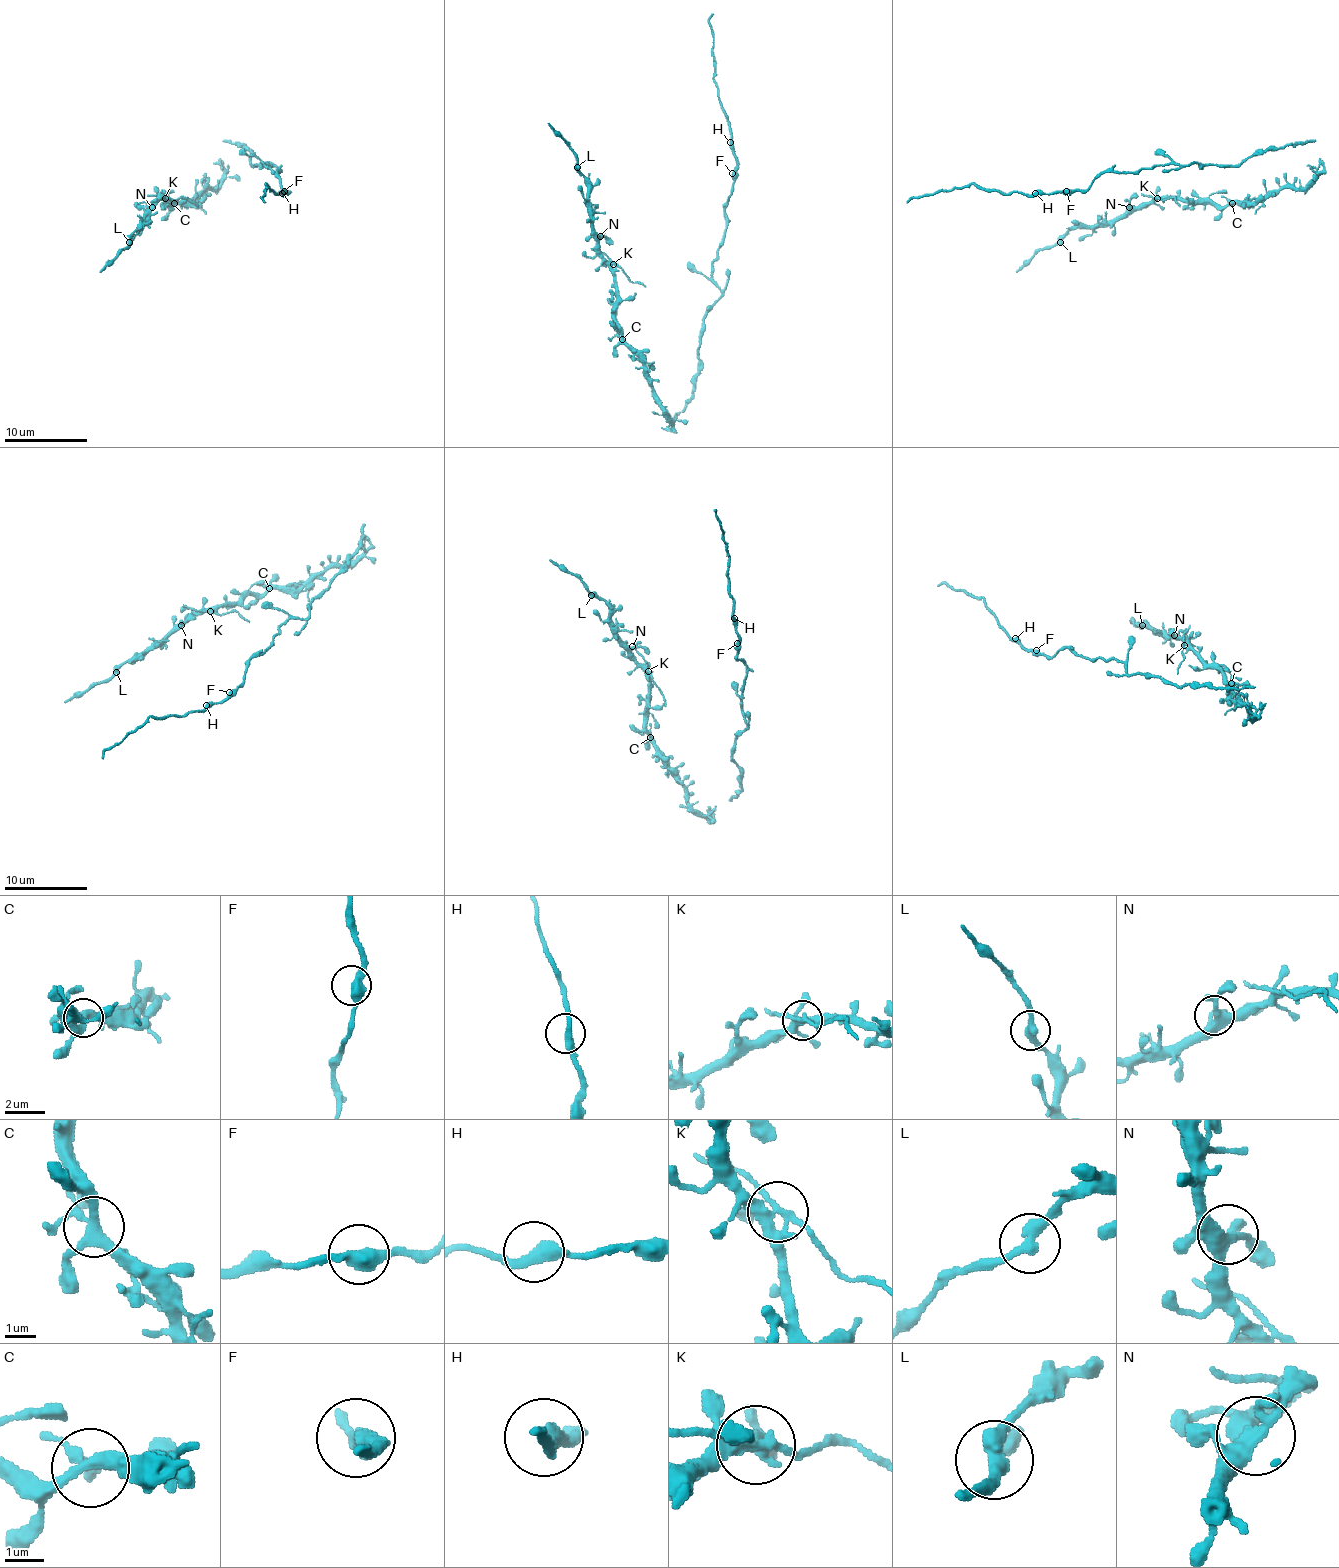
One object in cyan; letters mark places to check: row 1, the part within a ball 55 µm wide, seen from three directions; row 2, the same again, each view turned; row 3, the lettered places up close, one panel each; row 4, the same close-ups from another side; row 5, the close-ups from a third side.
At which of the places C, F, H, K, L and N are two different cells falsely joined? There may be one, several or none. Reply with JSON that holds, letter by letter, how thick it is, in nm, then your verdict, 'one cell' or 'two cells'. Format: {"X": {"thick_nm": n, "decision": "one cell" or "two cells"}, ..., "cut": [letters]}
{"C": {"thick_nm": 340, "decision": "one cell"}, "F": {"thick_nm": 440, "decision": "one cell"}, "H": {"thick_nm": 360, "decision": "one cell"}, "K": {"thick_nm": 320, "decision": "two cells"}, "L": {"thick_nm": 400, "decision": "two cells"}, "N": {"thick_nm": 380, "decision": "one cell"}, "cut": ["K", "L"]}

